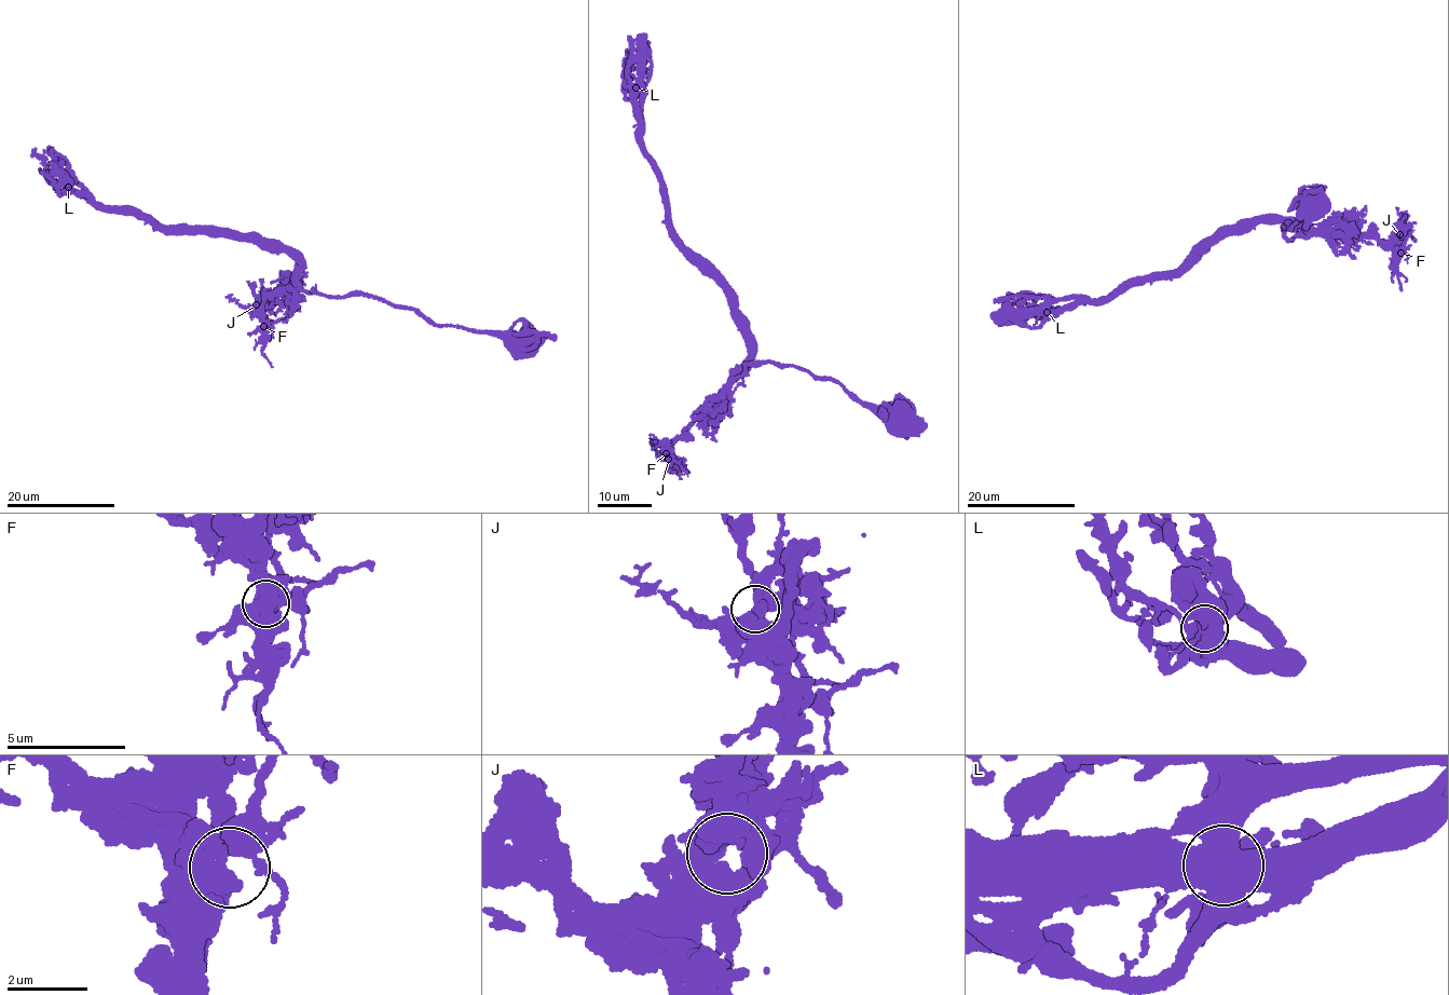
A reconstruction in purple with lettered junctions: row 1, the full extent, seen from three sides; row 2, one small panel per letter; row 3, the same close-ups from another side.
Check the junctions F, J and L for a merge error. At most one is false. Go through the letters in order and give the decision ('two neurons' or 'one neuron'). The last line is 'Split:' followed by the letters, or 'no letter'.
F: one neuron
J: one neuron
L: two neurons
Split: L

